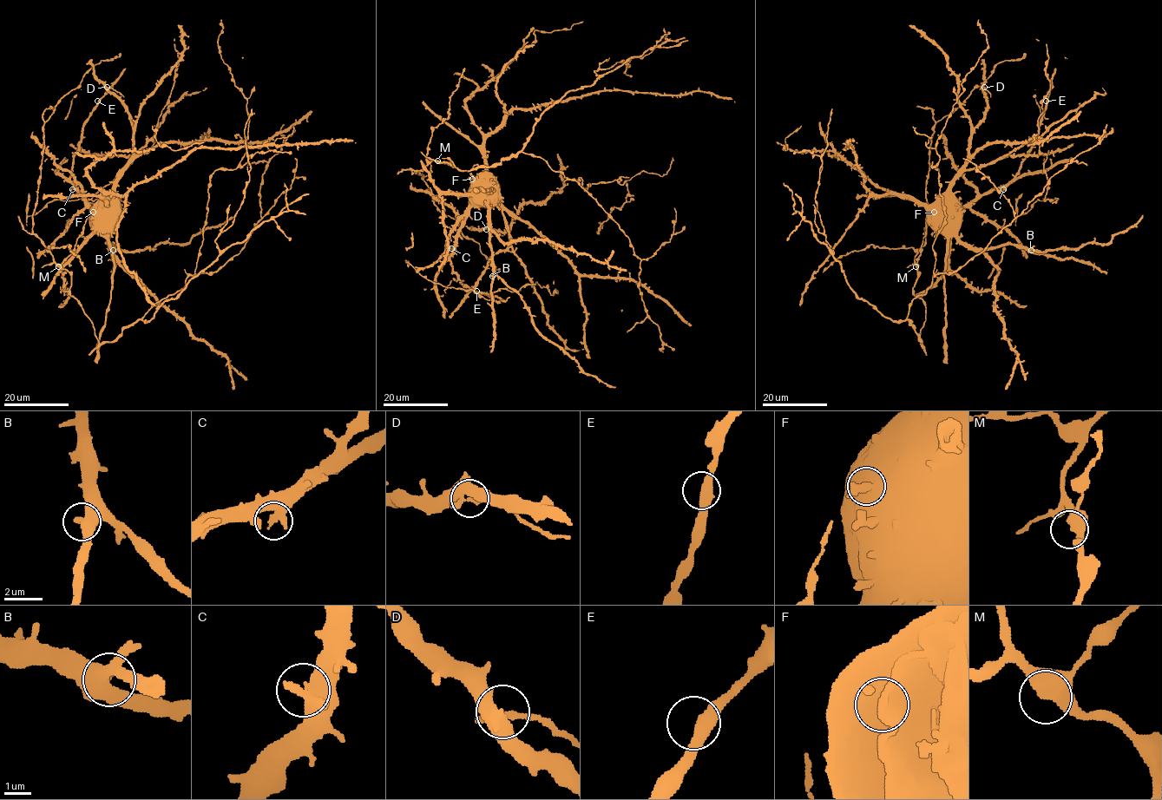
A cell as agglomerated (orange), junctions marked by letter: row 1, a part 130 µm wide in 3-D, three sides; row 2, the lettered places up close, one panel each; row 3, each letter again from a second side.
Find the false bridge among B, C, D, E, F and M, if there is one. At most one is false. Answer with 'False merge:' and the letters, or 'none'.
False merge: D

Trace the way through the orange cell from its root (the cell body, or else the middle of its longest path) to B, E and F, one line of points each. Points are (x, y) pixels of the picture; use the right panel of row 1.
B: (955, 210), (954, 220), (958, 226), (957, 237), (961, 241), (977, 248), (1017, 244), (1031, 250)
E: (955, 210), (960, 217), (964, 208), (1013, 179), (1035, 139), (1046, 101)
F: (955, 210), (934, 212)

